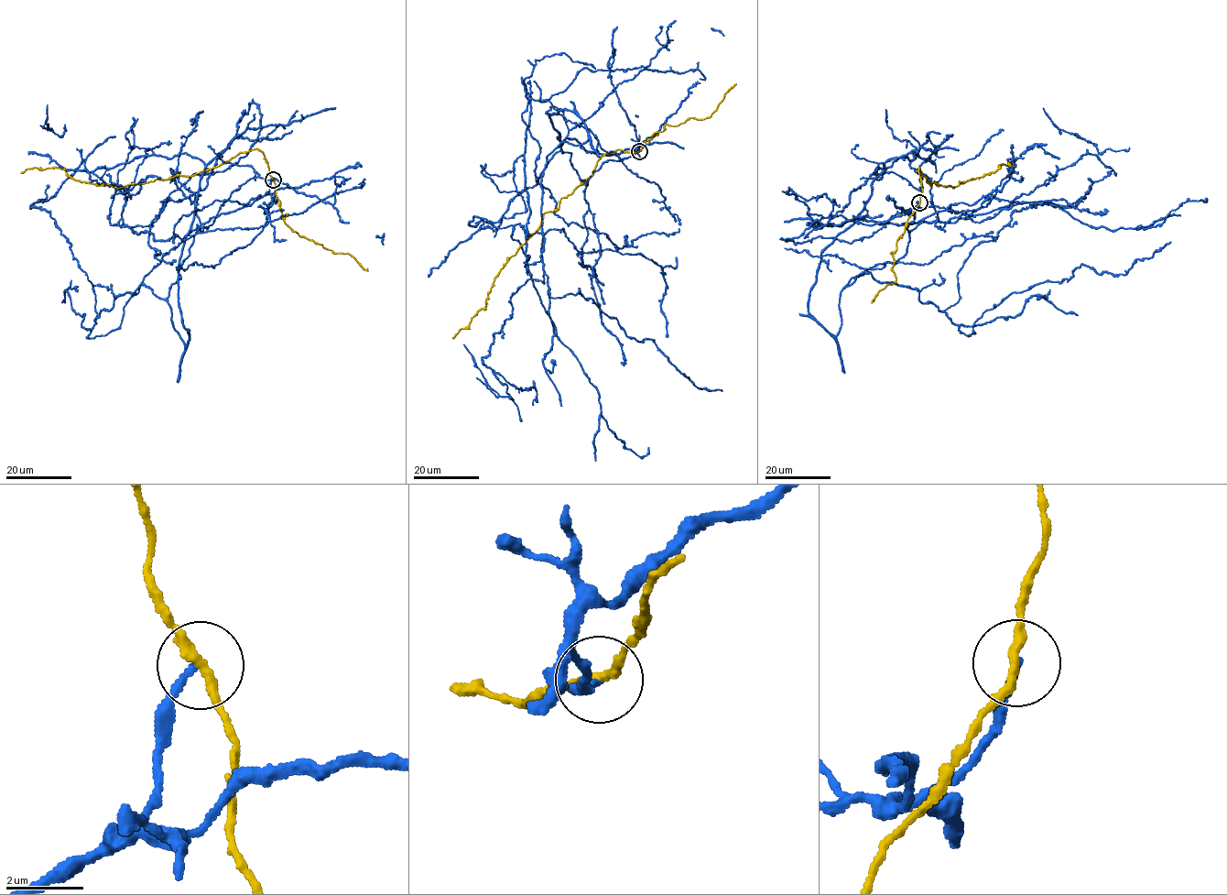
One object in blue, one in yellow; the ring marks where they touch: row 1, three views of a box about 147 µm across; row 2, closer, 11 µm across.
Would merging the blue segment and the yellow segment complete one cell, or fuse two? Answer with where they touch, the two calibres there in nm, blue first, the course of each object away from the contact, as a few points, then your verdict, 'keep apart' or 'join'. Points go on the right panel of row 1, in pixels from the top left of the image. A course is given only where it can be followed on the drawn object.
place (919, 202); calibres 160 and 240 nm; course blue (919, 202), (832, 335), (808, 312), (820, 252), (893, 162), (934, 162), (934, 223), (808, 223), (879, 215); course yellow (919, 202), (922, 184), (916, 169), (930, 185), (953, 188), (993, 172), (1002, 164), (1012, 165); keep apart

